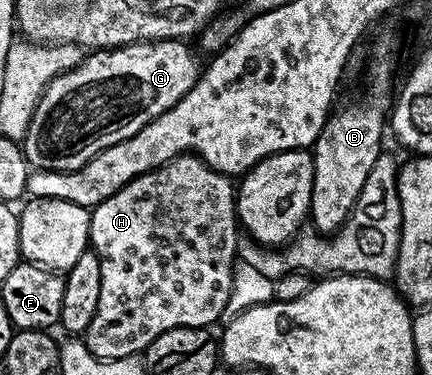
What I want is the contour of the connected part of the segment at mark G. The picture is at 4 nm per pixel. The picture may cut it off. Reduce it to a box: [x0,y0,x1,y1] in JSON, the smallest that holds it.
[21,40,200,173]

